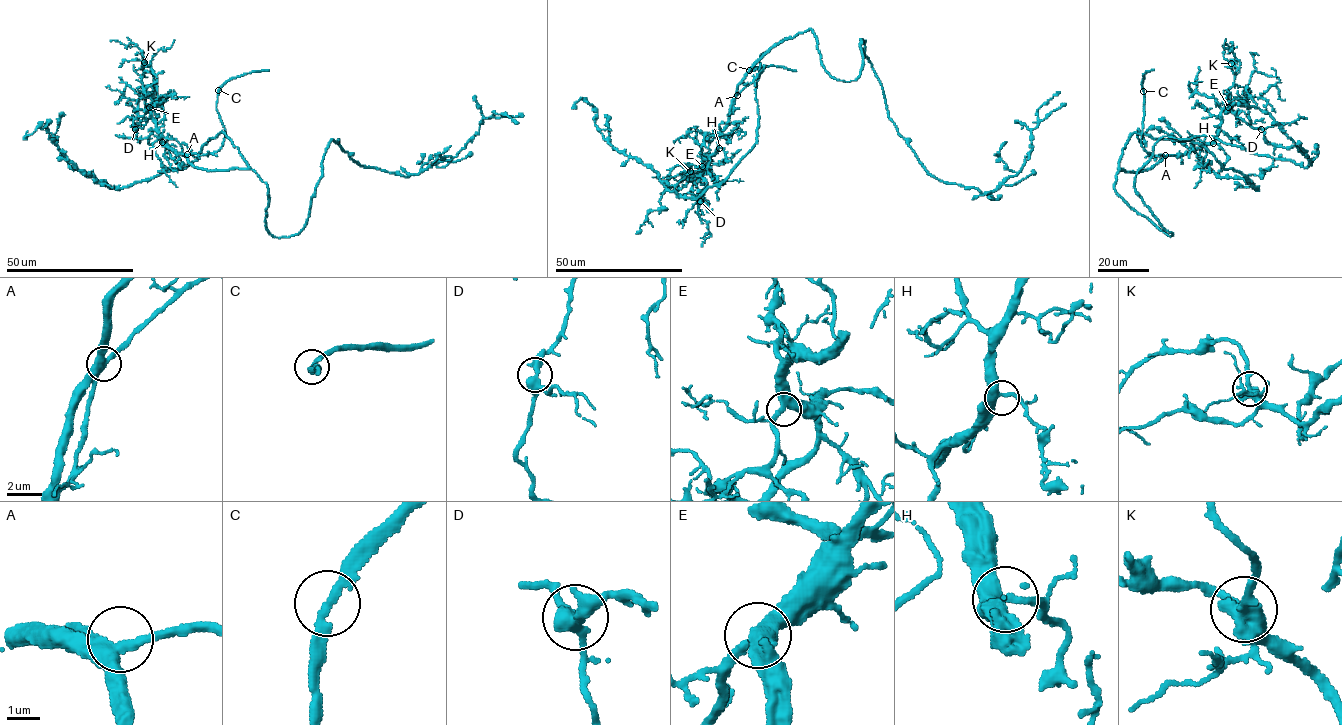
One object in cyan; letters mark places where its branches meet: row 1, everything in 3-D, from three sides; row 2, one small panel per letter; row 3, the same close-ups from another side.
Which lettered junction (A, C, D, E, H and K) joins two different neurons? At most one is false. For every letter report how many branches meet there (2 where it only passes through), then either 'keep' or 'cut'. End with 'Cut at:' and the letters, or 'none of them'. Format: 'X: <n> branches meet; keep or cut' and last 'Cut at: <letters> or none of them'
A: 3 branches meet; keep
C: 2 branches meet; keep
D: 3 branches meet; keep
E: 3 branches meet; keep
H: 3 branches meet; keep
K: 2 branches meet; keep
Cut at: none of them

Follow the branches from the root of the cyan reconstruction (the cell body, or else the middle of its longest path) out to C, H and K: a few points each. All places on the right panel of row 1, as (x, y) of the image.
C: (1159, 229), (1132, 209), (1114, 188), (1118, 170), (1146, 171), (1164, 156), (1148, 153), (1141, 143), (1143, 91)
H: (1159, 229), (1116, 192), (1114, 184), (1118, 170), (1146, 171), (1168, 156), (1185, 155), (1213, 143)
K: (1159, 229), (1116, 192), (1115, 175), (1121, 170), (1146, 171), (1168, 156), (1210, 144), (1238, 69), (1231, 63)

